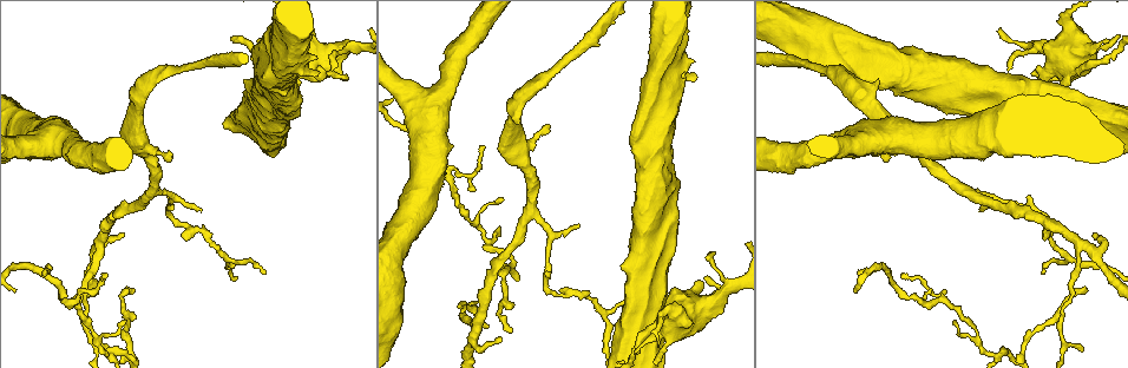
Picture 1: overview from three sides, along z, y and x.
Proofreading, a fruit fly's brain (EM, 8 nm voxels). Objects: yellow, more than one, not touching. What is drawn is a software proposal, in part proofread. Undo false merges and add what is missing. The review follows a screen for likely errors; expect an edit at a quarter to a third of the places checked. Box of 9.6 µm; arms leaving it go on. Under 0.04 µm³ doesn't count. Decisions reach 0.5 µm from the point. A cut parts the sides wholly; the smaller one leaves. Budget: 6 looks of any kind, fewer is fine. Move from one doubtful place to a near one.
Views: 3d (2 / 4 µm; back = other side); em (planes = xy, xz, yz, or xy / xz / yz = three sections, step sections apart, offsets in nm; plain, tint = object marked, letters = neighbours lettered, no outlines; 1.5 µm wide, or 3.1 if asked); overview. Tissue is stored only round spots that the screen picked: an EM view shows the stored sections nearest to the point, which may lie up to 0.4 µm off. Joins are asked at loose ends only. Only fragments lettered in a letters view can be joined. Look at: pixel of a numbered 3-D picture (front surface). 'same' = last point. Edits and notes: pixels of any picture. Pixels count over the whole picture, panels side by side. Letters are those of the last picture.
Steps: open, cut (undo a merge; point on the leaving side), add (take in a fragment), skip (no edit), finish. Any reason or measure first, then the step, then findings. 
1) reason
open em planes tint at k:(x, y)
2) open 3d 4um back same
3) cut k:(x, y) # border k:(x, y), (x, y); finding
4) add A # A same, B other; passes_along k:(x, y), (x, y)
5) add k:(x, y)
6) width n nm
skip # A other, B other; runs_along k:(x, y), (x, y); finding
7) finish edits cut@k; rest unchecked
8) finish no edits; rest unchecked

free end
open em xz step 8 tint at 1:(482, 148)

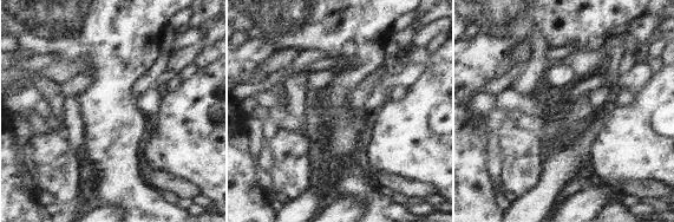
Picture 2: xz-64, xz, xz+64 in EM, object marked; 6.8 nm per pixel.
open em planes letters same

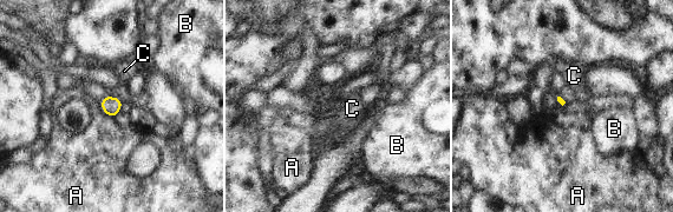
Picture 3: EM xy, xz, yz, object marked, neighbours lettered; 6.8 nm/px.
skip # A other, B other, C other; no lettered fragment goes on from it

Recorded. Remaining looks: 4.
abrupt turn
open em planes letters at 1:(489, 242)

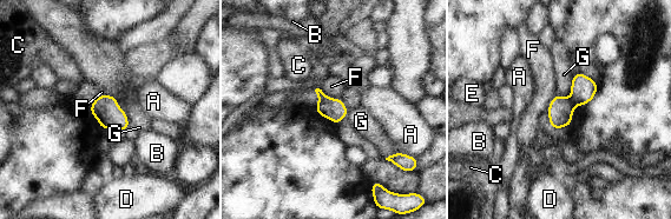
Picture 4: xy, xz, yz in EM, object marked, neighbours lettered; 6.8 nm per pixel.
width 140 nm
cut 4:(584, 88) # A other, B other, C other, D other, E other, F other, G other; border 4:(568, 100), (573, 106); a second cell is stuck on

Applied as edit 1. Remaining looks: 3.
an open end
open em planes letters at 1:(500, 339)

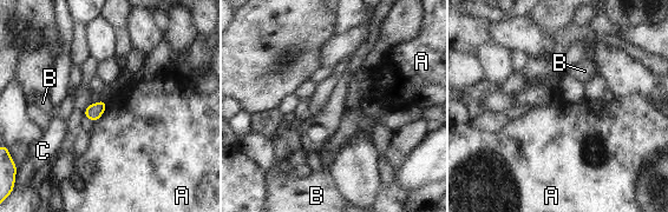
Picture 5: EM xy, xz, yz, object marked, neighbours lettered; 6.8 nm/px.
skip # A other, B other, C other; border 5:(107, 103), (103, 114), (95, 123); no lettered fragment goes on from it

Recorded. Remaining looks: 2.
finish edits cut@4; rest unchecked

